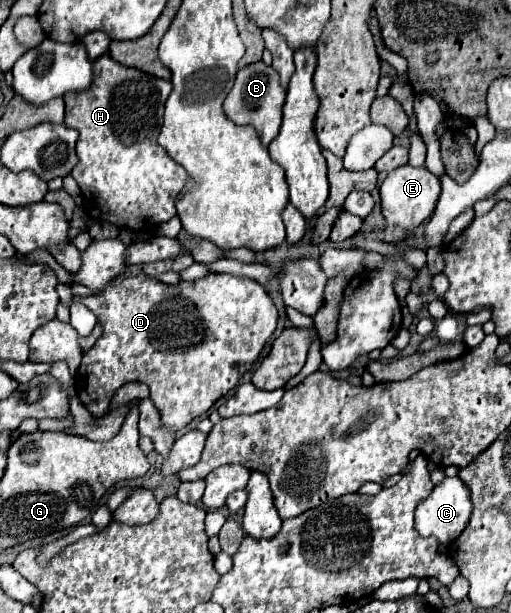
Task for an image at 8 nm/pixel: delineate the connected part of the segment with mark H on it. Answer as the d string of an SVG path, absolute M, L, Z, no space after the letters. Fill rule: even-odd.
M108 52L102 54L102 58L96 58L92 64L94 64L94 82L90 84L90 90L82 94L64 94L66 102L64 124L80 132L76 144L76 154L80 162L72 170L72 178L78 182L82 190L84 210L92 220L110 222L118 228L128 228L132 232L144 232L176 216L174 200L188 180L188 172L182 170L182 166L176 164L170 158L170 154L158 144L164 104L168 100L168 94L172 92L172 84L168 80L150 76L142 70L122 66L114 62L108 56Z

